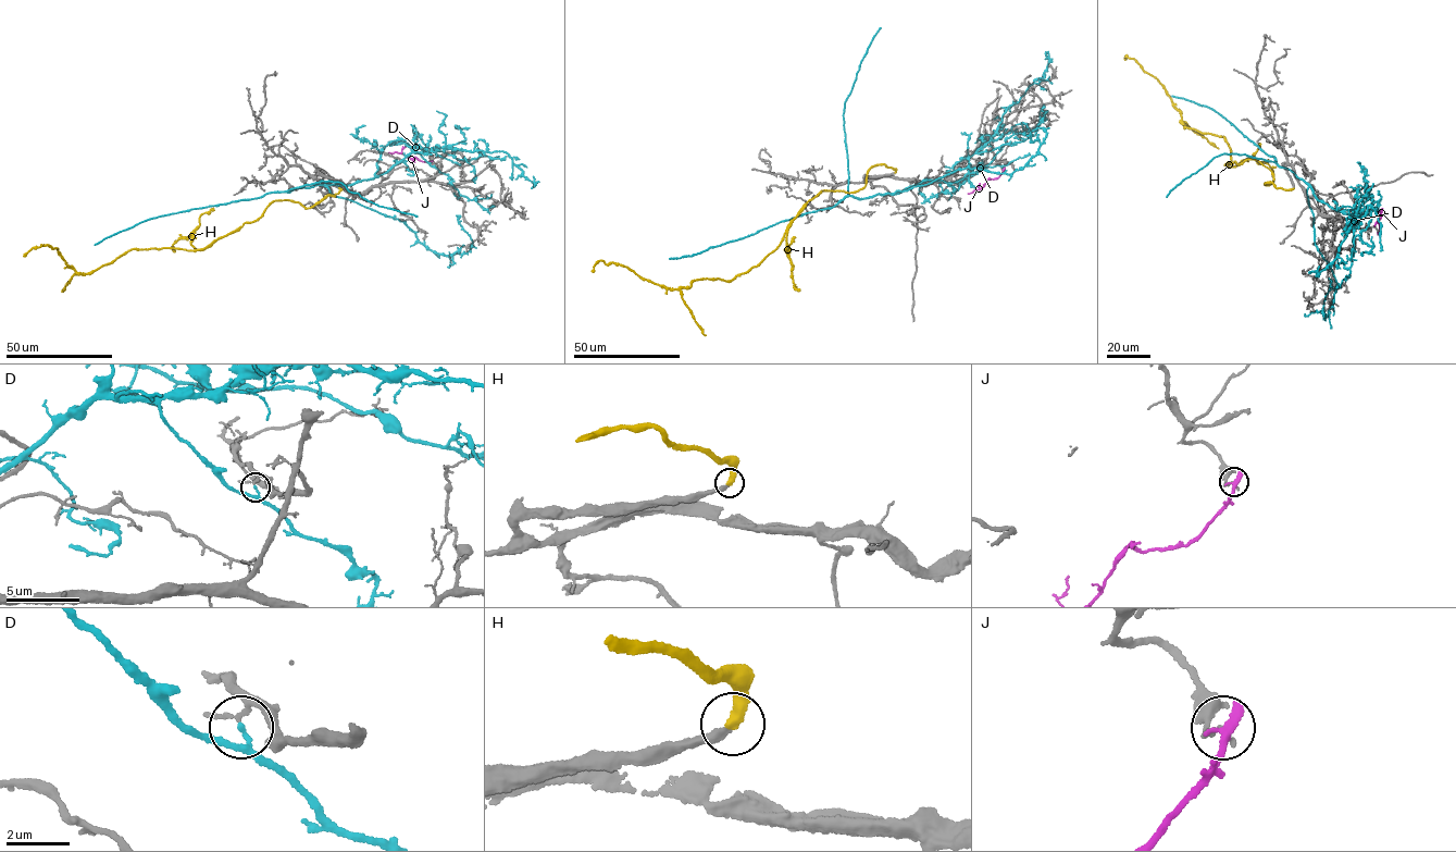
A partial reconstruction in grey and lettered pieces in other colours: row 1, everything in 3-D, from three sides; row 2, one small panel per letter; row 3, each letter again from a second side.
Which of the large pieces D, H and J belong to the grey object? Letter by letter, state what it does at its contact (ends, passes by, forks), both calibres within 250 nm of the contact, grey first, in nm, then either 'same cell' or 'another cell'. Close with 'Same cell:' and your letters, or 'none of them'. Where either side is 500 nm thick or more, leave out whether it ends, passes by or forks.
D: it passes by | 150/100 nm | another cell
H: it ends | 320/360 nm | same cell
J: it ends | 170/320 nm | another cell
Same cell: H

